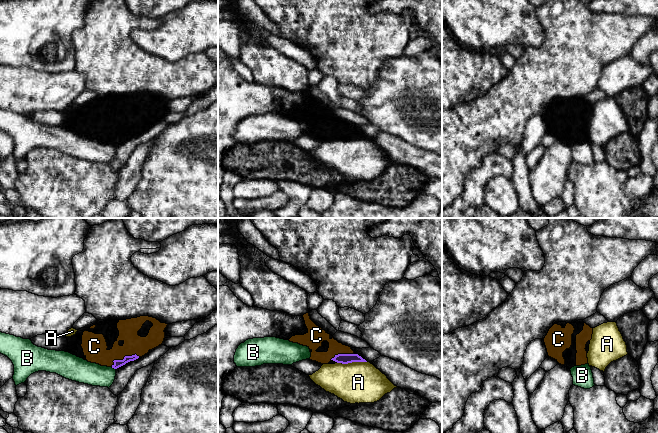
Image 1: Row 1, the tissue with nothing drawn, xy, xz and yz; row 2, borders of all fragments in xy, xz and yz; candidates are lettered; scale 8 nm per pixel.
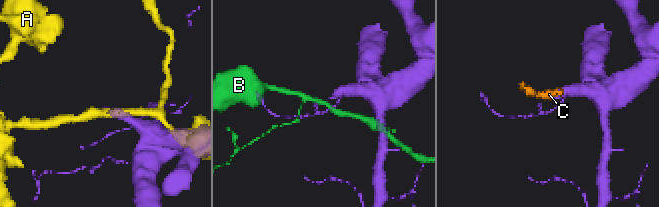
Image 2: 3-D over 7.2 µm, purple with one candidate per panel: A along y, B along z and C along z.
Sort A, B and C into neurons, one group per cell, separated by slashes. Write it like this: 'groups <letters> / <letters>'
groups A / B / C

